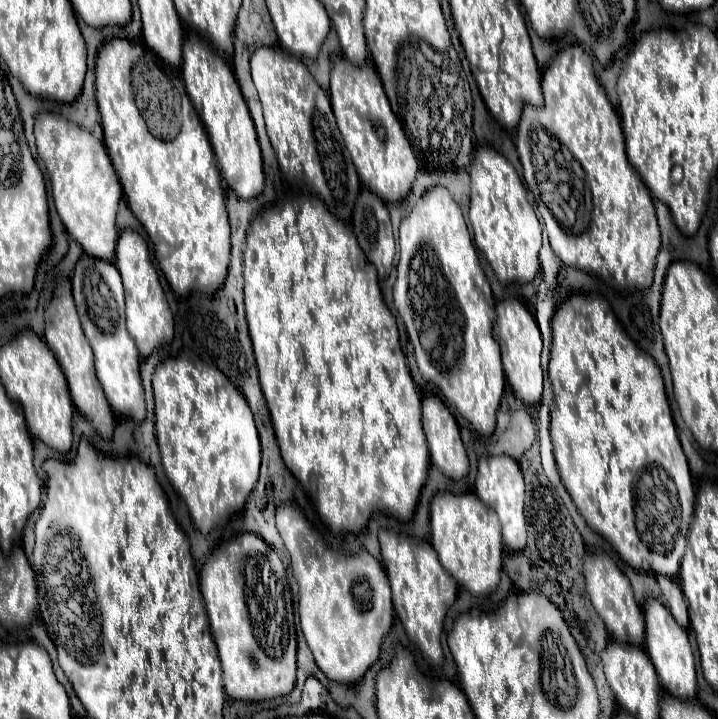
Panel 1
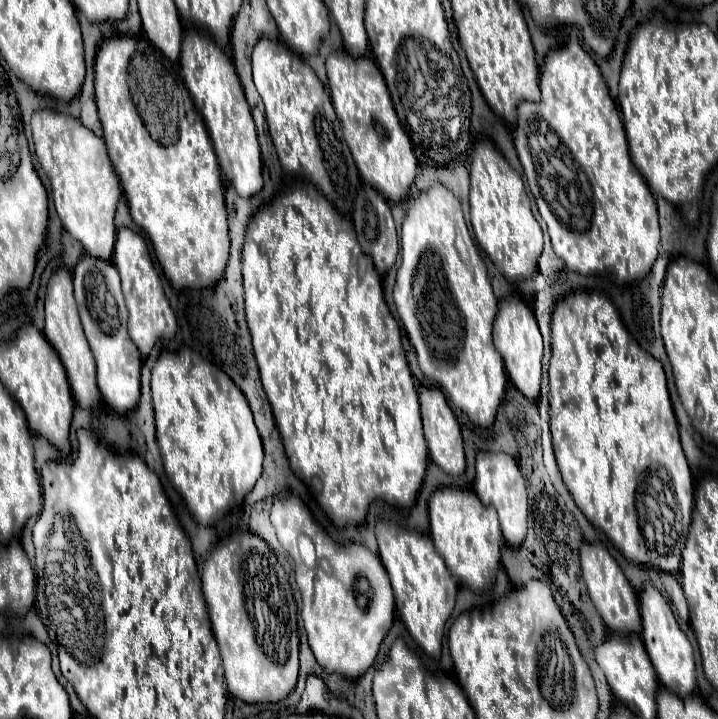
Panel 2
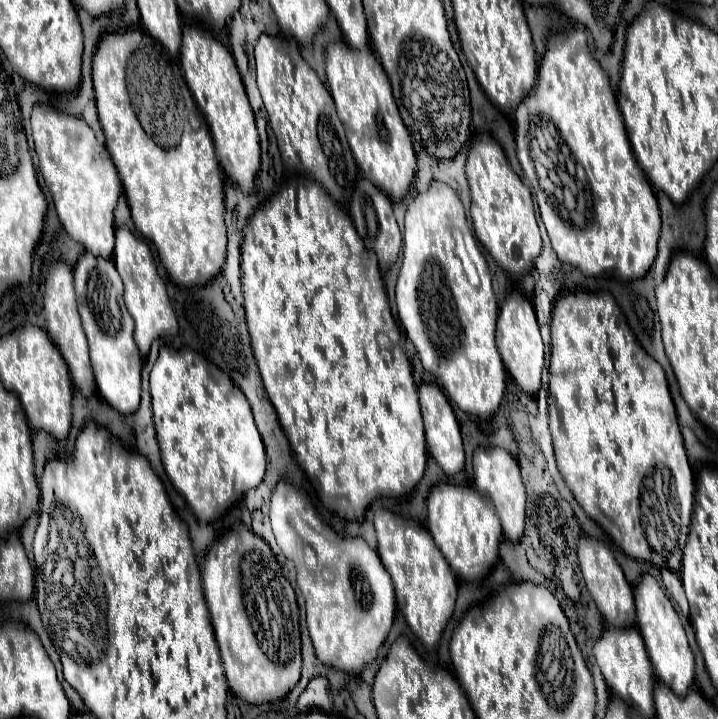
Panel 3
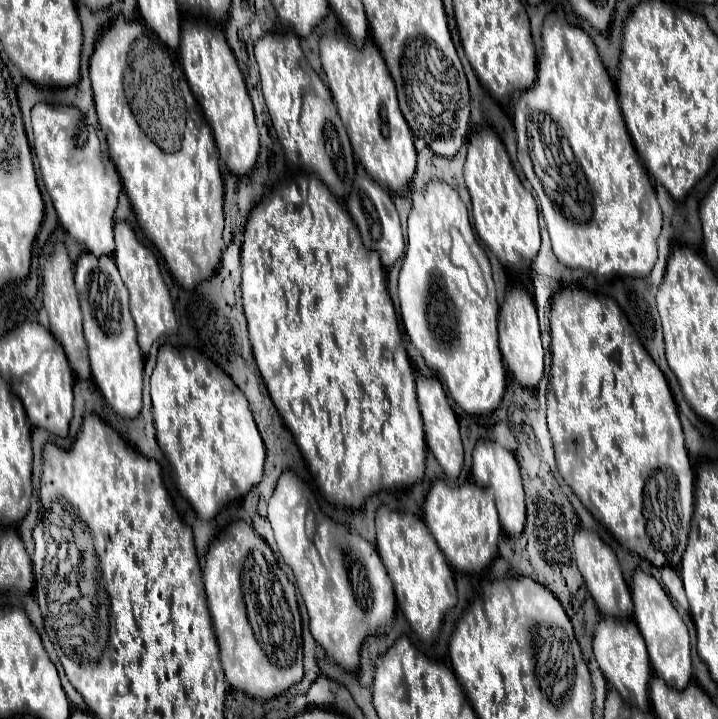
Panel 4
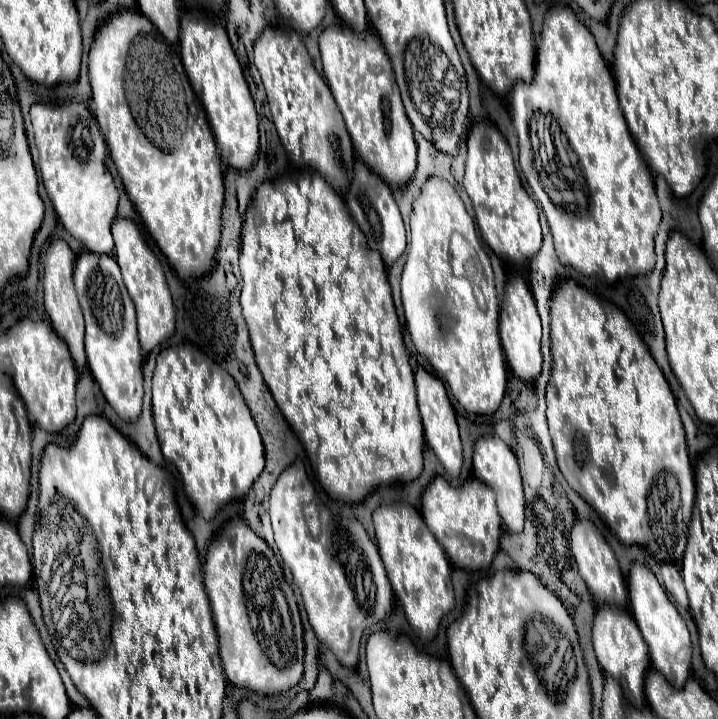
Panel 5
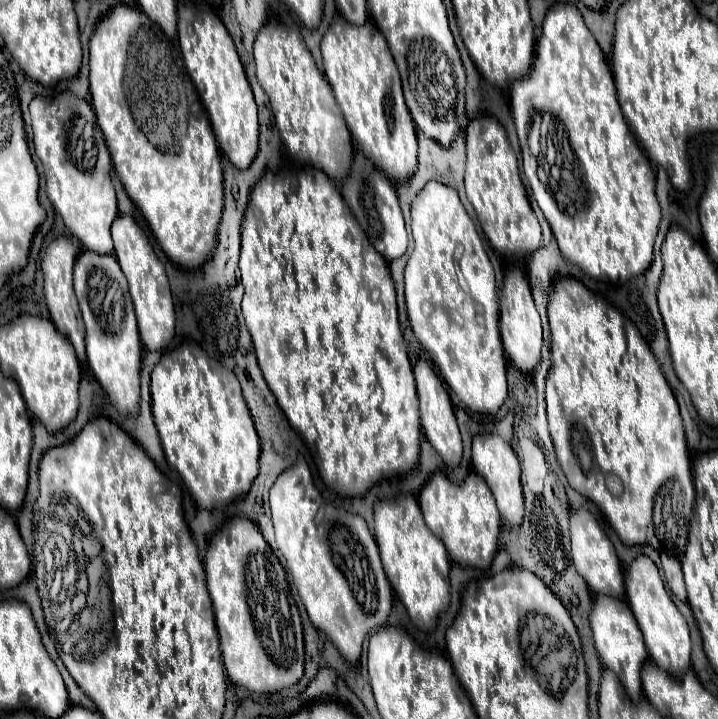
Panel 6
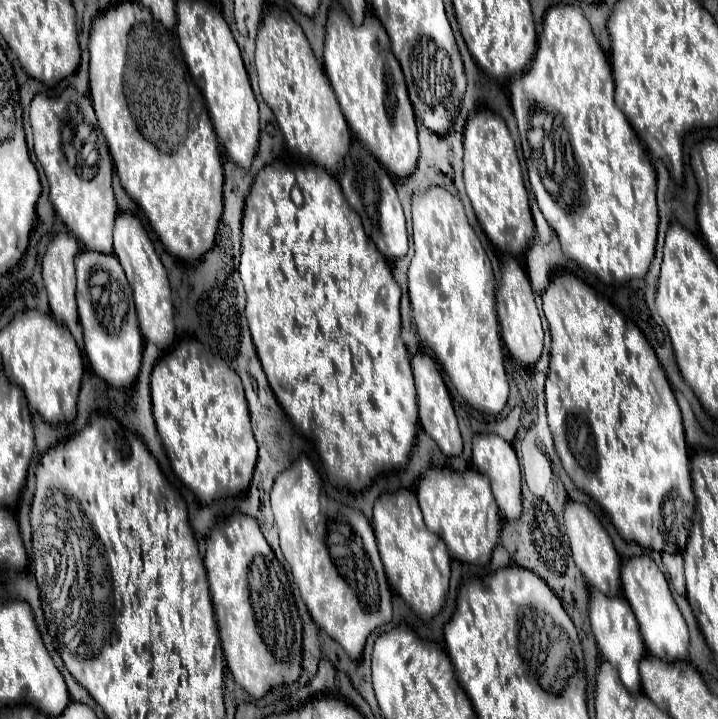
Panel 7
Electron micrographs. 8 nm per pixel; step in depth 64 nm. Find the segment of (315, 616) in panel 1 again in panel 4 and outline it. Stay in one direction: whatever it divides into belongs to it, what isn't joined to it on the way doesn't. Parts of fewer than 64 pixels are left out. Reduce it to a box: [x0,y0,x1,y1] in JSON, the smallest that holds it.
[268,470,396,672]

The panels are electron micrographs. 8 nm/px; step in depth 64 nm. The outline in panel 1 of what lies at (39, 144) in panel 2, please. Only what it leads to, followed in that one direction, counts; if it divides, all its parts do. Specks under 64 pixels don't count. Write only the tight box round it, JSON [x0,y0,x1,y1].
[34,112,122,260]

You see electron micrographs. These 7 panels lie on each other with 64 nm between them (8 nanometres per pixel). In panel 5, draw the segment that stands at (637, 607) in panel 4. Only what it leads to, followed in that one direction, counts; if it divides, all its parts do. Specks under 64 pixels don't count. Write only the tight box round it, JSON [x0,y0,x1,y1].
[628,564,692,688]

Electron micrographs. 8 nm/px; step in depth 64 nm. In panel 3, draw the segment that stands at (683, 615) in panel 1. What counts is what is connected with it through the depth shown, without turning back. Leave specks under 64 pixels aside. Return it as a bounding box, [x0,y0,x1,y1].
[662,570,688,616]

